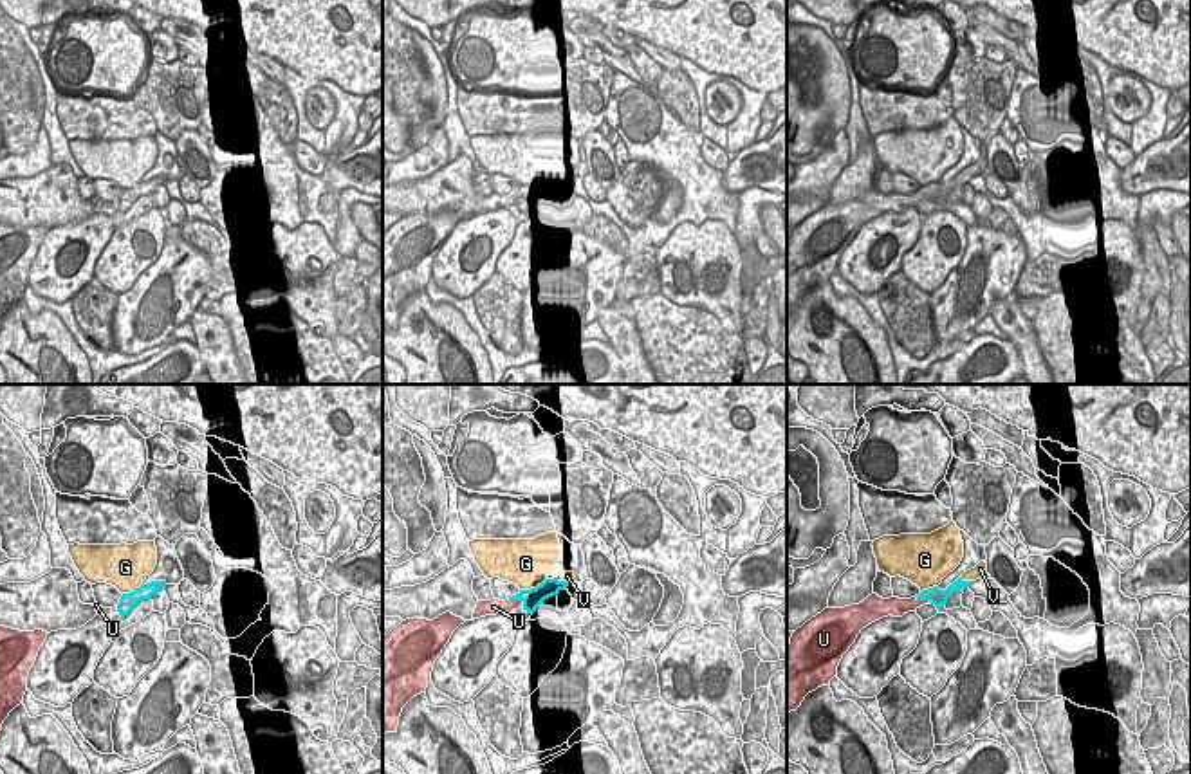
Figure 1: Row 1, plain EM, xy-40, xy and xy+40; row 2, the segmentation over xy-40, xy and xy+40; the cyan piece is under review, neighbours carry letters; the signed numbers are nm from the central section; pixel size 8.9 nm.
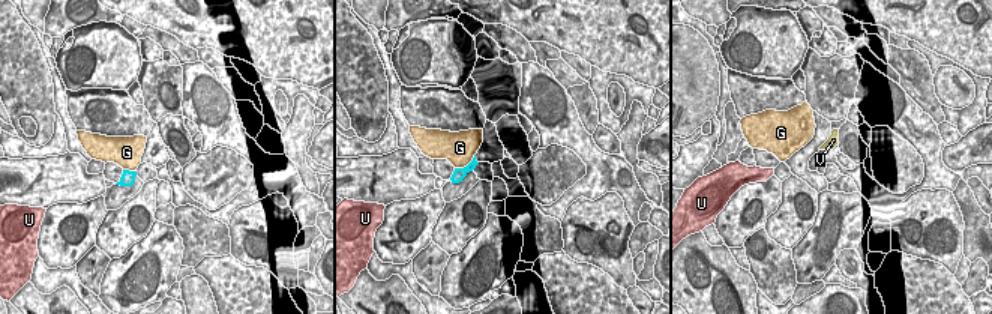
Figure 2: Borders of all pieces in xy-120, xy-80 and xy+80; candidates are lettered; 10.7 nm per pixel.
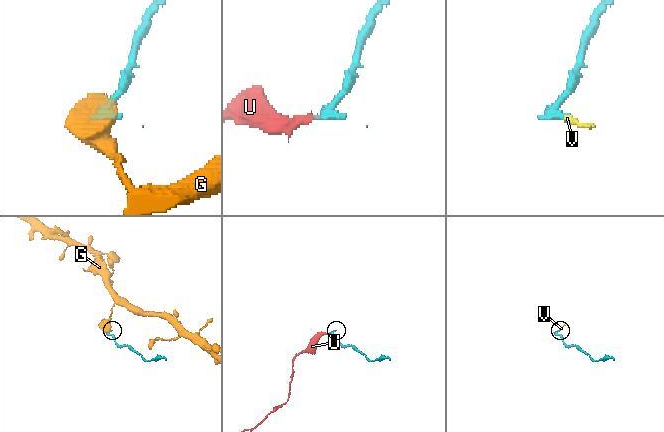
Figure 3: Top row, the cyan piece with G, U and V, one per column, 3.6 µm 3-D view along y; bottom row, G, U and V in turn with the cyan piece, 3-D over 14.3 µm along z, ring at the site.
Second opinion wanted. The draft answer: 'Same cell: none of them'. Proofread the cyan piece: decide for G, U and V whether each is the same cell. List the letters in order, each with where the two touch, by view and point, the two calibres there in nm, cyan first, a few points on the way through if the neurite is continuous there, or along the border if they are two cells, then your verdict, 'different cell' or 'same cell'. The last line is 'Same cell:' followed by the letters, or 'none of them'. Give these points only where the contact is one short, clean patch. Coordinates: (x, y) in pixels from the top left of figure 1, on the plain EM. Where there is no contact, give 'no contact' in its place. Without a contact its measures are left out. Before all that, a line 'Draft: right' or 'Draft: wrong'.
Draft: right
G: xy (533, 184) | 170/420 nm | along xy (545, 174), (535, 183), (520, 186) | different cell
U: xy (517, 195) | 170/140 nm | along xy (507, 195), (518, 195), (524, 202) | different cell
V: xy+40 (966, 177) | 120/120 nm | different cell
Same cell: none of them

